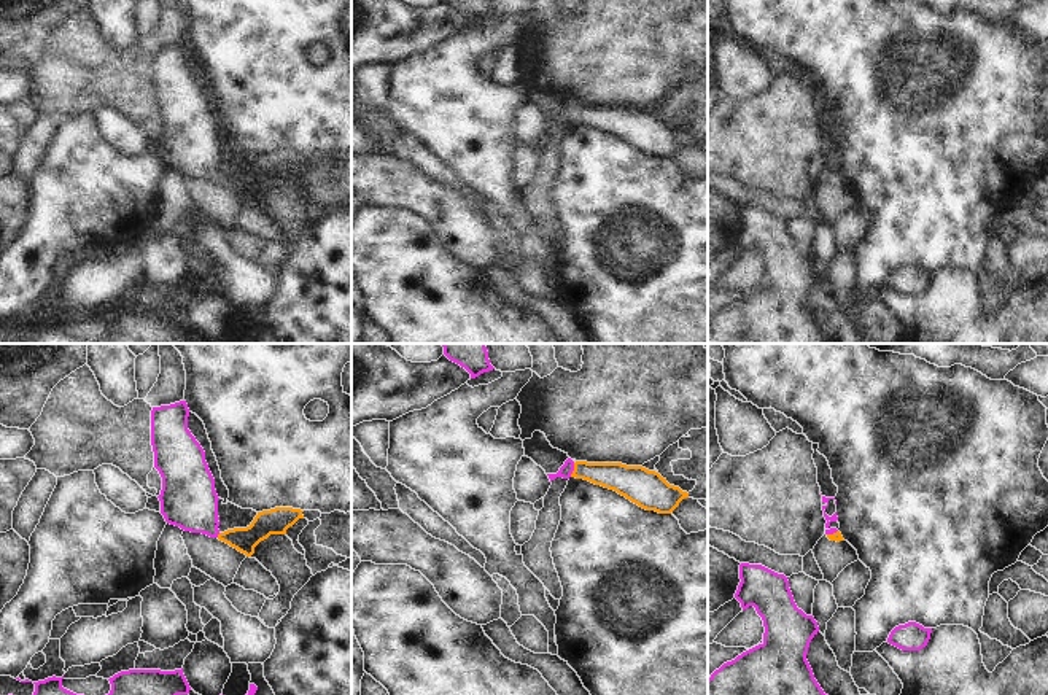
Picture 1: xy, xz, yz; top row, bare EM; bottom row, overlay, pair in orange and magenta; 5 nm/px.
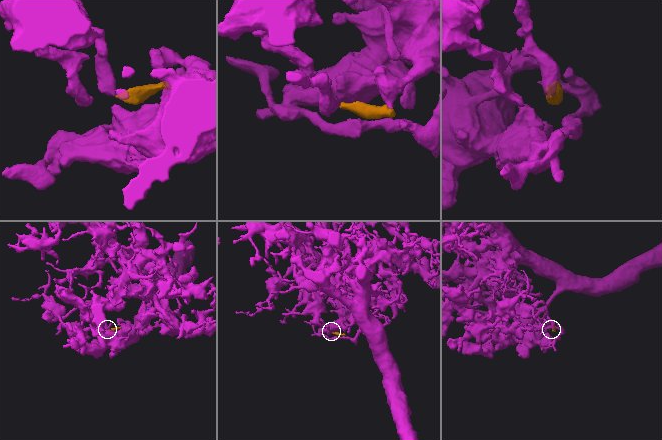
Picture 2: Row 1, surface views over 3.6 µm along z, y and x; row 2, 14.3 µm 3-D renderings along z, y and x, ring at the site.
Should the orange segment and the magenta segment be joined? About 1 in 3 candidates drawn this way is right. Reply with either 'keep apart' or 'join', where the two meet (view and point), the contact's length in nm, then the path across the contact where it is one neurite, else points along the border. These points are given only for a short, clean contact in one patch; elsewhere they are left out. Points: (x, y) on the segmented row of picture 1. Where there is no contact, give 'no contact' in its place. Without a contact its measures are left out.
join | xz (574, 469) | 80 nm | across xz (614, 476), (574, 469), (566, 469)

